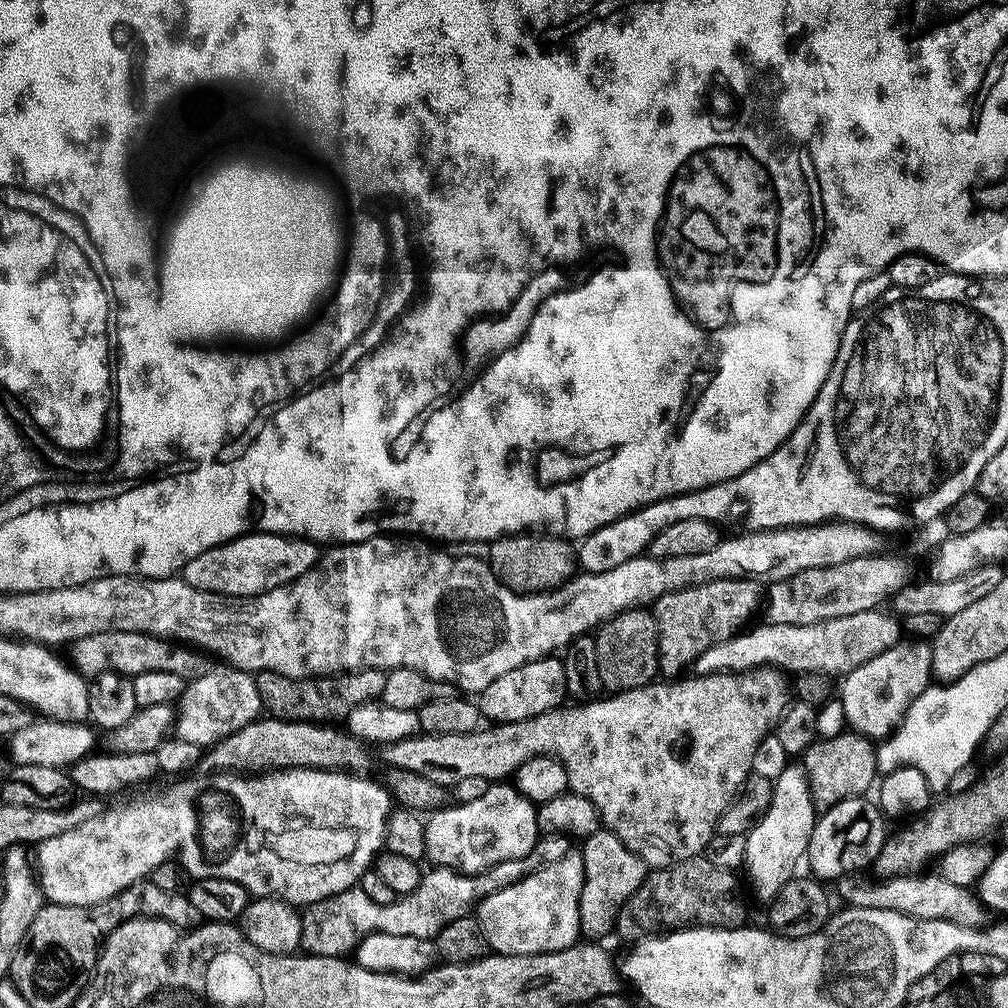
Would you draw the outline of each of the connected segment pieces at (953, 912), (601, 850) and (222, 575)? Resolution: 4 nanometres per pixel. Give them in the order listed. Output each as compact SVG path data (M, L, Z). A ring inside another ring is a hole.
M853 874L840 877L838 887L840 887L841 898L845 900L843 903L853 908L894 910L895 912L901 912L902 914L913 916L919 920L945 920L946 922L952 922L958 926L964 926L966 928L980 929L989 923L989 909L971 887L963 888L962 886L956 886L955 884L948 882L946 878L939 874L933 874L933 876L924 875L928 874L913 874L906 877L886 878L881 882L876 882L880 884L864 885L860 882L861 877L859 875Z
M595 832L583 837L582 844L584 881L578 906L580 934L589 941L600 942L603 936L613 935L622 906L629 903L633 894L640 889L650 868L641 856L634 854L613 832Z
M249 532L247 536L227 540L224 544L198 554L198 558L190 558L190 562L186 562L182 569L182 578L194 586L194 590L213 592L219 596L257 596L296 580L306 569L311 568L318 559L316 548L313 541L298 536L279 536L277 532Z

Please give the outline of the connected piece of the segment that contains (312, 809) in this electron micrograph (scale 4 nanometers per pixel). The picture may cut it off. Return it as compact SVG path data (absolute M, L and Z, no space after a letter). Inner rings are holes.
M286 768L283 770L268 770L263 774L241 774L236 770L216 770L211 774L204 774L208 776L196 776L197 774L189 775L187 778L180 778L176 785L173 788L168 788L165 790L161 796L152 796L149 800L140 800L137 804L128 804L125 808L112 808L109 812L104 812L99 816L99 814L93 814L88 817L87 820L83 820L78 826L74 826L72 830L66 830L64 834L58 834L54 838L45 840L43 844L39 845L38 852L40 852L40 872L38 871L38 879L40 882L40 889L44 892L45 901L54 903L54 904L69 904L70 906L86 906L87 904L100 904L103 900L109 900L114 894L118 894L124 888L128 888L134 882L139 880L151 877L152 872L158 866L162 866L162 862L167 860L176 859L182 867L188 872L189 877L199 878L205 880L206 878L226 878L230 882L238 882L242 885L245 890L248 891L253 897L256 898L275 898L277 900L285 900L287 904L293 906L307 906L309 904L316 904L319 900L325 900L330 898L334 894L338 894L342 890L347 888L355 888L359 885L361 876L365 872L369 871L373 867L374 861L377 856L380 855L382 849L385 847L385 828L387 826L388 814L390 811L390 792L387 787L375 784L372 780L363 780L360 777L360 774L349 774L344 770L325 770L323 768Z

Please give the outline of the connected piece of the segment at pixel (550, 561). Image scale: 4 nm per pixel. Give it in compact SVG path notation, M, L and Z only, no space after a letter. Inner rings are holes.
M509 534L487 545L486 563L510 591L517 594L549 593L571 580L578 568L578 556L567 539L556 534Z

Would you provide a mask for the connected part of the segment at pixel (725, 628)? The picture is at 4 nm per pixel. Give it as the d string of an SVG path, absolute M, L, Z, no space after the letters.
M719 580L693 588L683 588L680 592L667 592L658 598L654 605L656 618L656 638L658 640L658 672L664 678L676 678L681 675L684 667L695 665L699 658L710 646L726 642L730 637L737 635L749 623L748 619L756 612L756 607L762 604L762 588L754 580Z

